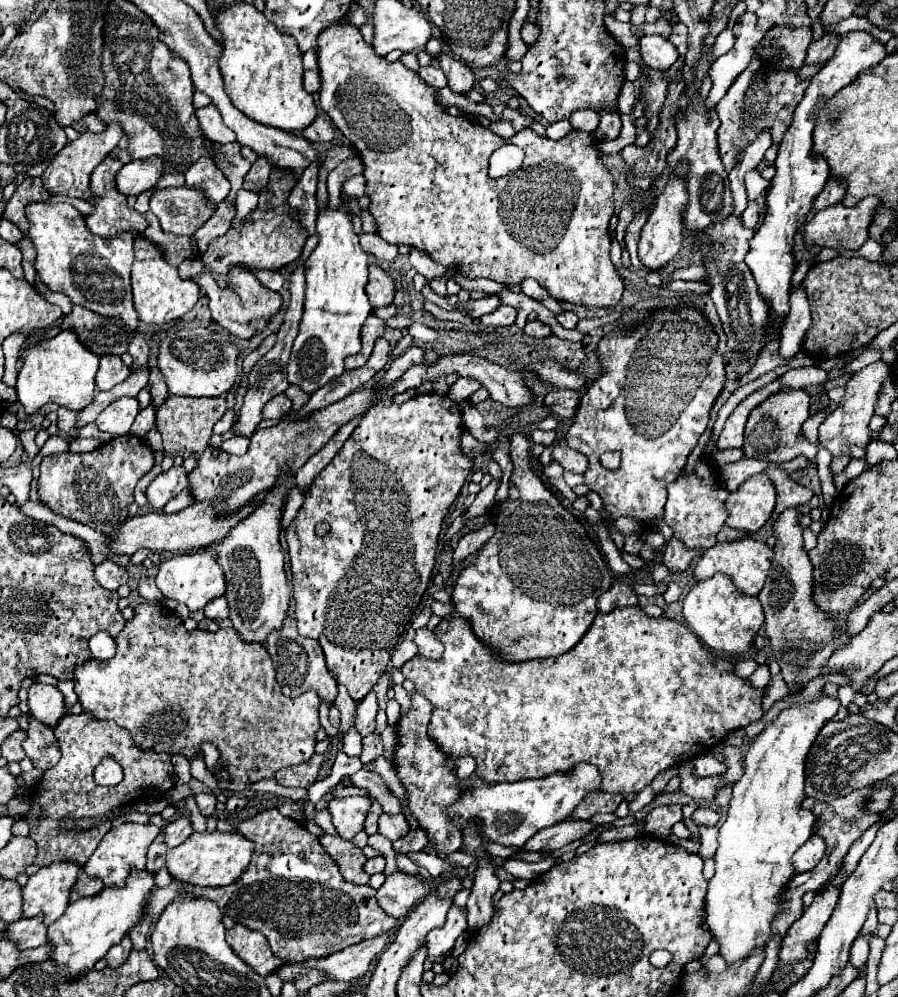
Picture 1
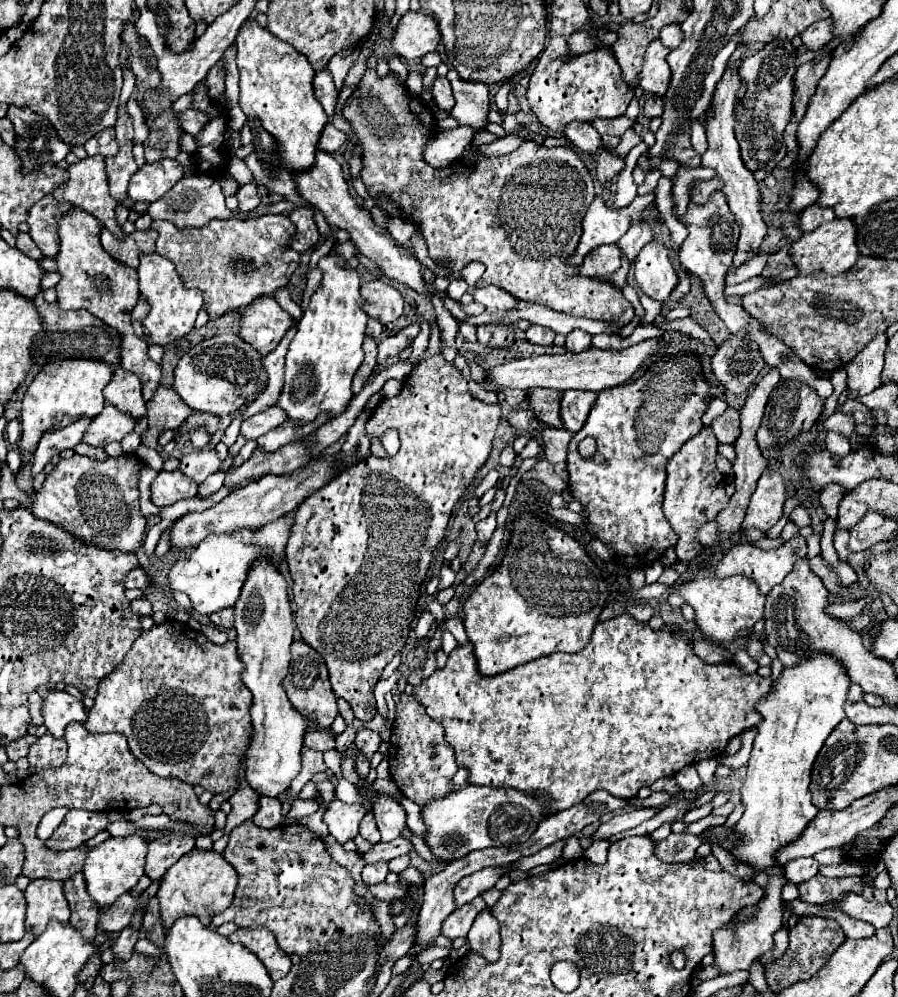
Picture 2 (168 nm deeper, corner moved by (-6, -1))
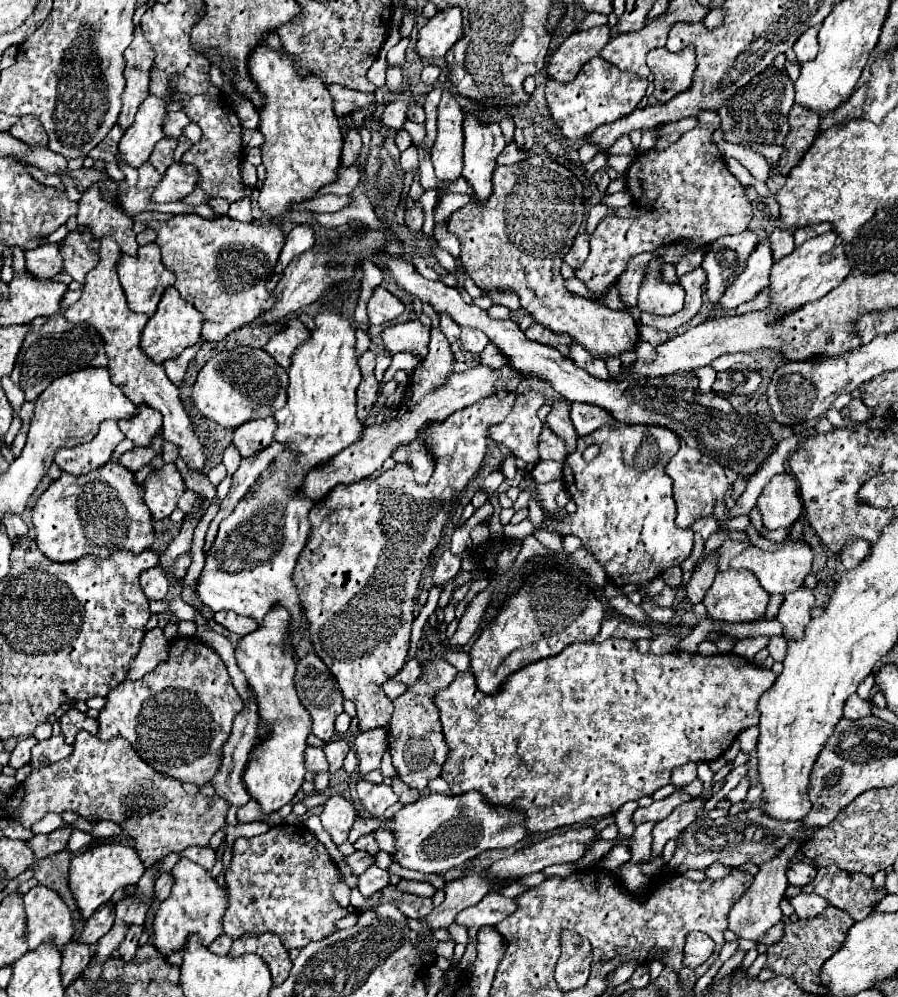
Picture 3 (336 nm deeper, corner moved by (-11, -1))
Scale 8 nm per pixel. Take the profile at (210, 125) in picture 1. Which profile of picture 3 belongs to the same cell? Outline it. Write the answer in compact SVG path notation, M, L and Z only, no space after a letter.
M184 111L168 113L166 121L164 121L164 133L166 133L166 137L178 137L188 123L190 123L190 117Z

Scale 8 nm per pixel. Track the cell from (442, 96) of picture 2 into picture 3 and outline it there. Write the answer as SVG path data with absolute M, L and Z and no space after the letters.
M444 89L442 101L438 105L438 137L432 147L432 163L436 169L438 185L446 179L458 179L462 173L462 121L462 107L458 105L454 93Z

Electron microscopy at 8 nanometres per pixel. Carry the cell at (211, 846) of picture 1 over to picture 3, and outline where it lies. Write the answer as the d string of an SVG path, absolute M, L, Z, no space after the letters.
M182 857L172 869L172 893L160 903L154 917L154 945L162 955L180 951L190 933L198 933L200 941L208 947L218 935L222 935L222 917L228 907L228 893L216 883L216 879L202 865Z

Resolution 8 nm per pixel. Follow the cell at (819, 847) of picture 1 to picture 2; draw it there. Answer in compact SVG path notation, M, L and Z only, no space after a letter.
M803 857L803 859L793 859L785 865L785 877L789 883L799 885L805 883L807 879L817 875L817 867L819 863L813 857Z

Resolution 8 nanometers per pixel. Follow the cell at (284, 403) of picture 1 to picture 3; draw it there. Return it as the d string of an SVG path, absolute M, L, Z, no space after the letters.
M274 417L254 419L254 423L242 423L242 427L234 431L232 441L238 447L242 457L250 457L274 441L276 429L278 429L278 423L274 423Z

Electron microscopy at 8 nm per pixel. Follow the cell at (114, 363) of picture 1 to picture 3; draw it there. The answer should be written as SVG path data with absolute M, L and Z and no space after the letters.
M144 403L138 405L138 415L134 415L134 419L120 421L120 431L138 447L148 445L160 427L162 427L162 415L158 415L158 411L146 407Z

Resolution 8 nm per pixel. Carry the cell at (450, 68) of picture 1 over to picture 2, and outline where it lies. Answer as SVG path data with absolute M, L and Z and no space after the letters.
M455 71L447 73L447 79L453 87L455 95L455 107L451 111L451 117L459 125L469 125L473 131L483 131L489 125L489 97L487 97L487 85L485 83L463 83L457 79Z

